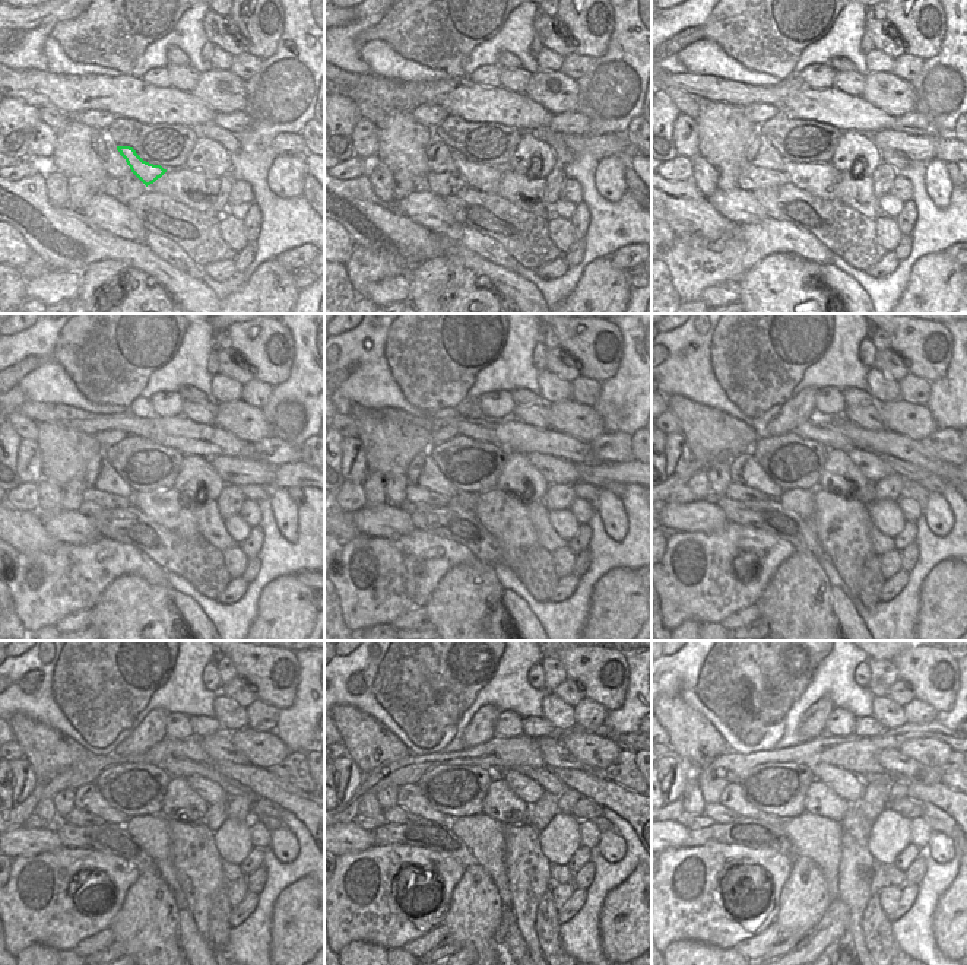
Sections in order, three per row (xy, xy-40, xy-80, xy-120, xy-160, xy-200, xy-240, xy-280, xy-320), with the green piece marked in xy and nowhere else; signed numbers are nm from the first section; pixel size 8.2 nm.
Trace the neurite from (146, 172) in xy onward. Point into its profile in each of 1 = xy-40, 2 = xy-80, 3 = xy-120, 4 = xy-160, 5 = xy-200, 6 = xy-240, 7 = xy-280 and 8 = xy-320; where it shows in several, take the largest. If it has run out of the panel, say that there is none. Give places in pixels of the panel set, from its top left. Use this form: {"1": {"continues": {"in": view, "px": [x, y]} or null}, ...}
{"1": {"continues": {"in": "xy-40", "px": [485, 178]}}, "2": {"continues": {"in": "xy-80", "px": [821, 180]}}, "3": {"continues": {"in": "xy-120", "px": [168, 508]}}, "4": {"continues": {"in": "xy-160", "px": [507, 517]}}, "5": {"continues": {"in": "xy-200", "px": [842, 524]}}, "6": {"continues": {"in": "xy-240", "px": [196, 860]}}, "7": {"continues": {"in": "xy-280", "px": [528, 869]}}, "8": {"continues": {"in": "xy-320", "px": [856, 863]}}}

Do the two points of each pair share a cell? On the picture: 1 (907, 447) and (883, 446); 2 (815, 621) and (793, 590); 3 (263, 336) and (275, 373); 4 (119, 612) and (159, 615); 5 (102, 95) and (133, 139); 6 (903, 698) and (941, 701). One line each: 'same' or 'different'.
1: same
2: same
3: same
4: same
5: different
6: different

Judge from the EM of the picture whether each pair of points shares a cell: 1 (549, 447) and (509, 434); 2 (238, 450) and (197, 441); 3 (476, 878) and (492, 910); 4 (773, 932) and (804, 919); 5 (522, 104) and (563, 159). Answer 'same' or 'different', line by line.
1: same
2: same
3: same
4: different
5: different

